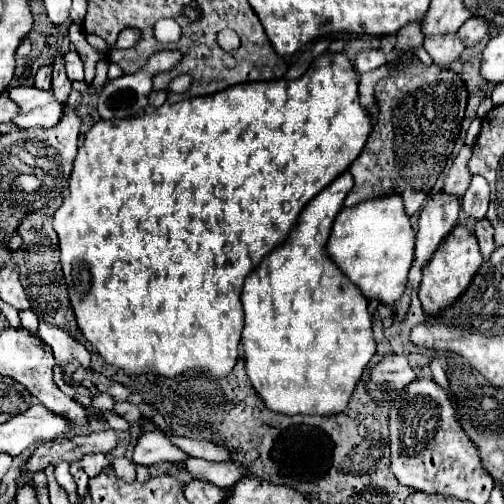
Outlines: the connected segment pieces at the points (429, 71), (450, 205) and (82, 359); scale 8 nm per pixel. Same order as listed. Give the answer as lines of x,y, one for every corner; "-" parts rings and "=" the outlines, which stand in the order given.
406,55
402,63
390,67
388,77
376,83
374,99
378,117
362,153
348,167
354,177
354,187
344,205
350,207
372,199
376,195
376,183
390,179
396,191
404,197
406,213
412,217
420,211
454,149
468,103
468,89
454,71
440,69
434,63
424,65
418,57
=
446,191
434,193
420,211
416,233
416,263
424,267
434,249
444,241
448,231
458,225
460,199
=
40,321
40,337
52,347
54,359
62,365
68,365
72,361
78,361
82,369
90,371
90,353
86,351
84,345
80,345
76,339
72,339
68,333
64,333
62,329
48,325
46,321

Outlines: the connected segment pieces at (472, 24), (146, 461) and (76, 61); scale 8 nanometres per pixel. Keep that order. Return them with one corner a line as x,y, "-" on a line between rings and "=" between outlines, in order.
470,17
470,19
458,29
458,35
460,35
460,39
466,41
466,45
478,43
486,33
488,33
488,21
486,21
484,17
=
152,431
144,435
132,453
132,459
140,465
156,465
160,461
172,461
172,463
182,463
186,461
186,453
178,449
162,431
=
68,51
64,55
64,69
70,81
82,81
84,79
84,67
80,61
80,55
76,51

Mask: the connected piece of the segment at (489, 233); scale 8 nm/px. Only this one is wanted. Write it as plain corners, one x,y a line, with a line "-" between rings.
478,219
476,227
474,227
474,233
478,237
480,251
482,251
484,259
488,259
494,253
494,249
496,249
496,245
494,245
494,229
492,229
490,221
488,219

